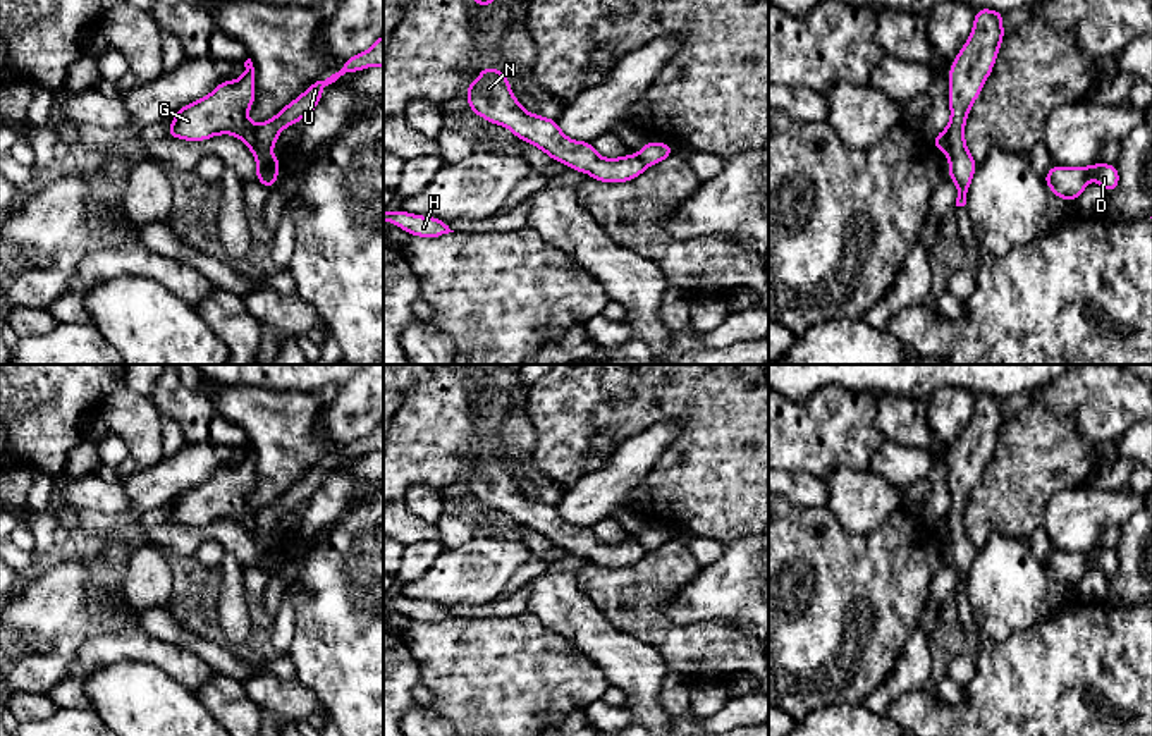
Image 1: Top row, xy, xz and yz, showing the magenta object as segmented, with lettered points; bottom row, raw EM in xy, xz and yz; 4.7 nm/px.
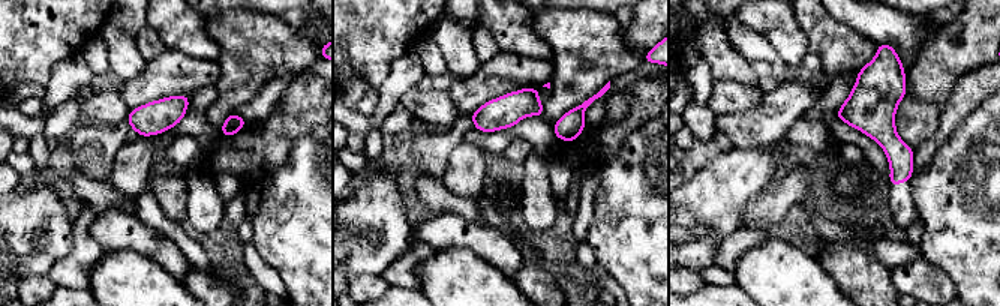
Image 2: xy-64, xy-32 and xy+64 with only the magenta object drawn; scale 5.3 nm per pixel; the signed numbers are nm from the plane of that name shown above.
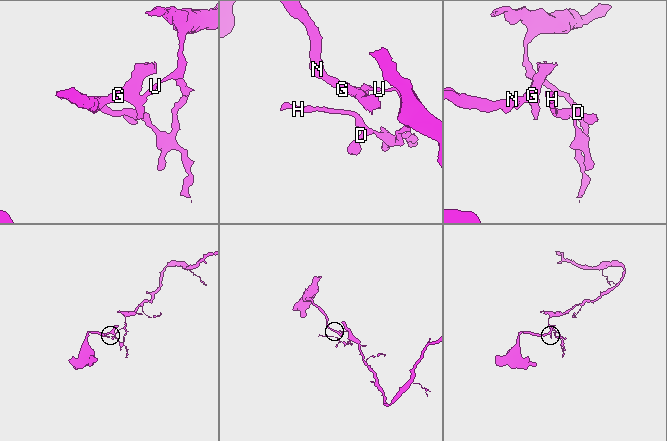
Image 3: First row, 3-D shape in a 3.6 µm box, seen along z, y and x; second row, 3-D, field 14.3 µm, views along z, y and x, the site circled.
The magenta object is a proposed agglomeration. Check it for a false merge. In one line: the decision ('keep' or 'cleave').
cleave

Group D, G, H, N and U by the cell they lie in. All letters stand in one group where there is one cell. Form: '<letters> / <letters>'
D H U / G N

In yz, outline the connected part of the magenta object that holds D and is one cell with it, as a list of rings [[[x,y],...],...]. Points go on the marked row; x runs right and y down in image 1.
[[[1094,163],[1090,167],[1054,165],[1044,179],[1057,198],[1073,201],[1080,198],[1092,179],[1095,179],[1109,193],[1112,193],[1119,184],[1118,169],[1109,163]]]

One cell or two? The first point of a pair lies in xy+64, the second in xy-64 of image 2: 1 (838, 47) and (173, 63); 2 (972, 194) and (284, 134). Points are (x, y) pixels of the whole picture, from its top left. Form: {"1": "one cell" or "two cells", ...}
{"1": "two cells", "2": "two cells"}

